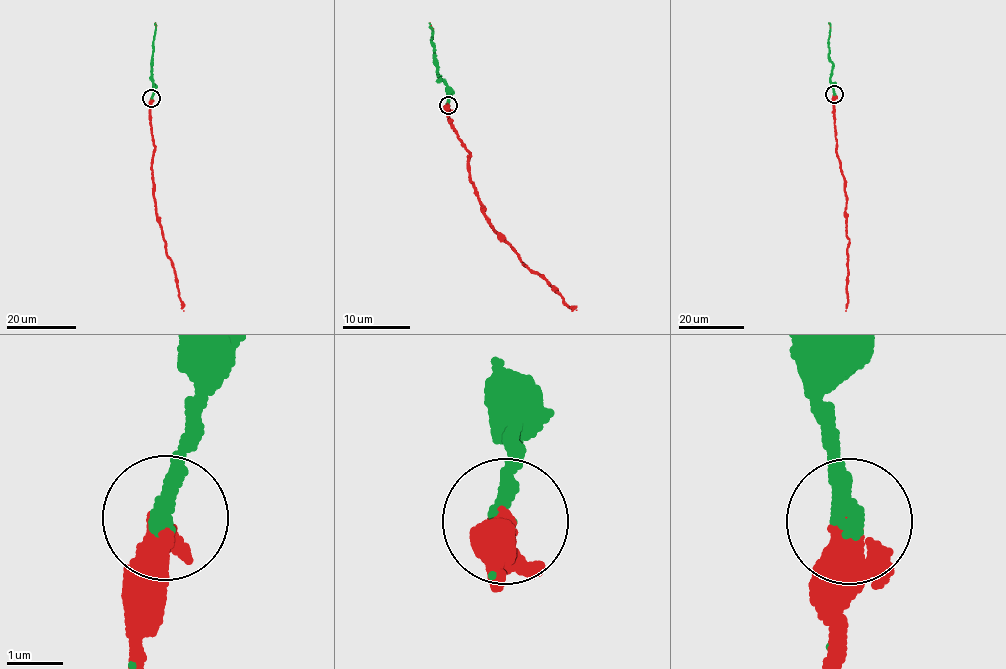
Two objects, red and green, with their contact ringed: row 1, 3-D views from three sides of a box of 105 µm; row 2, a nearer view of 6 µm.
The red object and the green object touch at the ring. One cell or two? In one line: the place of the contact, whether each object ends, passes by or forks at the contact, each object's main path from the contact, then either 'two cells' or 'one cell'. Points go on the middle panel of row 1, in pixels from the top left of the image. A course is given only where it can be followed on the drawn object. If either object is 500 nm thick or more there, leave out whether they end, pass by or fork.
place (448, 105); red passes by; green ends; course red (447, 105), (453, 130), (470, 153), (472, 181), (492, 229), (524, 265), (577, 310); course green (448, 105), (448, 88), (438, 72), (428, 22); one cell

